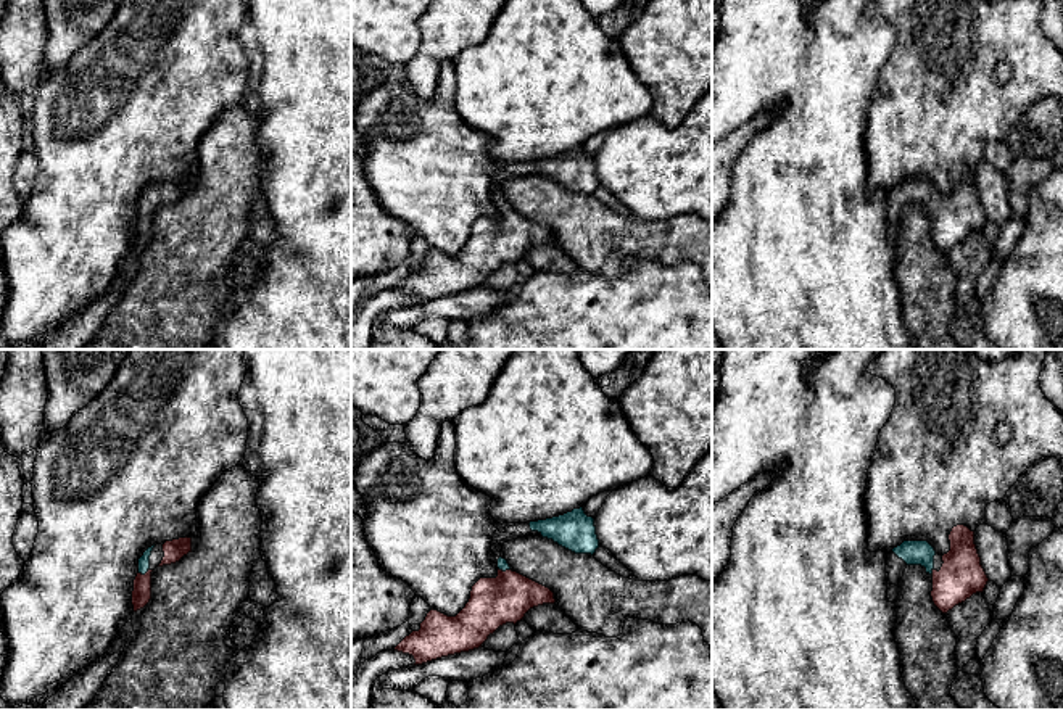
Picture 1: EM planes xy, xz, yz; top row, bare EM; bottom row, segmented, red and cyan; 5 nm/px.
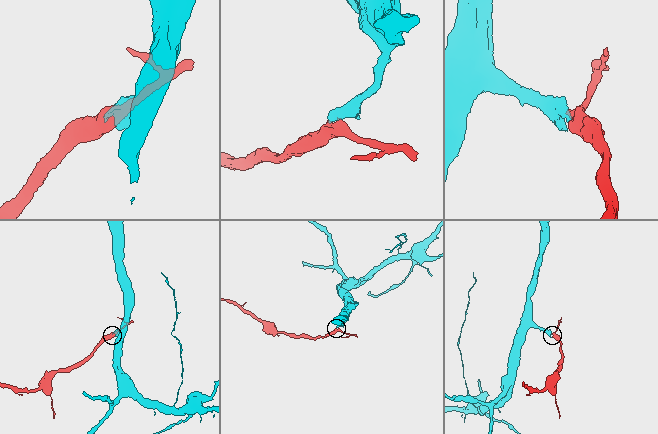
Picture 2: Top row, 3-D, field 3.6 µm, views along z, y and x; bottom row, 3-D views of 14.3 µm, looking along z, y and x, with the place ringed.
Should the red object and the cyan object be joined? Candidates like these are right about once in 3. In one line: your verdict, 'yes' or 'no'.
yes

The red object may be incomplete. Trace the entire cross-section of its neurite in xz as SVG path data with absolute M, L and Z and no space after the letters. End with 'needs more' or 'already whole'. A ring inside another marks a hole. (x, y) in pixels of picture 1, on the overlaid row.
M499 557L498 576L480 578L456 617L432 609L420 630L406 636L395 650L412 655L414 665L469 652L482 647L499 626L515 625L530 609L554 602L549 588L512 572L507 560Z | needs more

